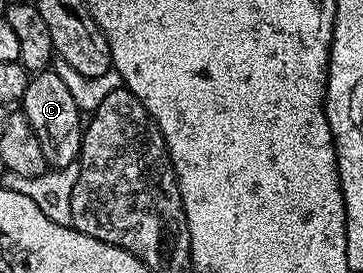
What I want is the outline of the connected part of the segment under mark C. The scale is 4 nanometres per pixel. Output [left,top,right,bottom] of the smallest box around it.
[20,69,84,168]

